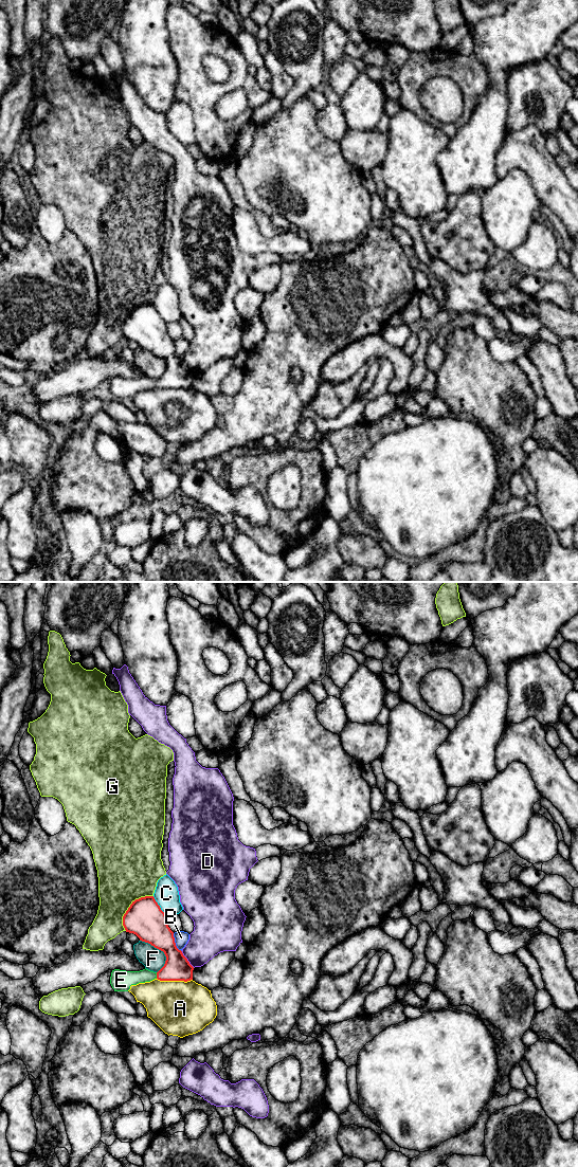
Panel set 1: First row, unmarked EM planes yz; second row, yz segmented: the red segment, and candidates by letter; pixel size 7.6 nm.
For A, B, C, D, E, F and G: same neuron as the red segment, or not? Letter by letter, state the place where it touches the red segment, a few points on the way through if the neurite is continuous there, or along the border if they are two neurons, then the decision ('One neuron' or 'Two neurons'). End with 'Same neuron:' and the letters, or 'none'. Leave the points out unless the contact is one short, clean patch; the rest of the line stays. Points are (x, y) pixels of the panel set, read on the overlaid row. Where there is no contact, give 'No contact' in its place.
A: Touches red at yz (175, 980). Two neurons
B: Touches red at yz (175, 943). Two neurons
C: Touches red at yz (159, 906). Two neurons
D: Touches red at yz (186, 960). Two neurons
E: Touches red at yz (157, 976). Path across: yz (177, 967), (168, 972), (157, 976), (124, 979). One neuron
F: Touches red at yz (162, 950). Two neurons
G: Touches red at yz (129, 907). Two neurons
Same neuron: E

